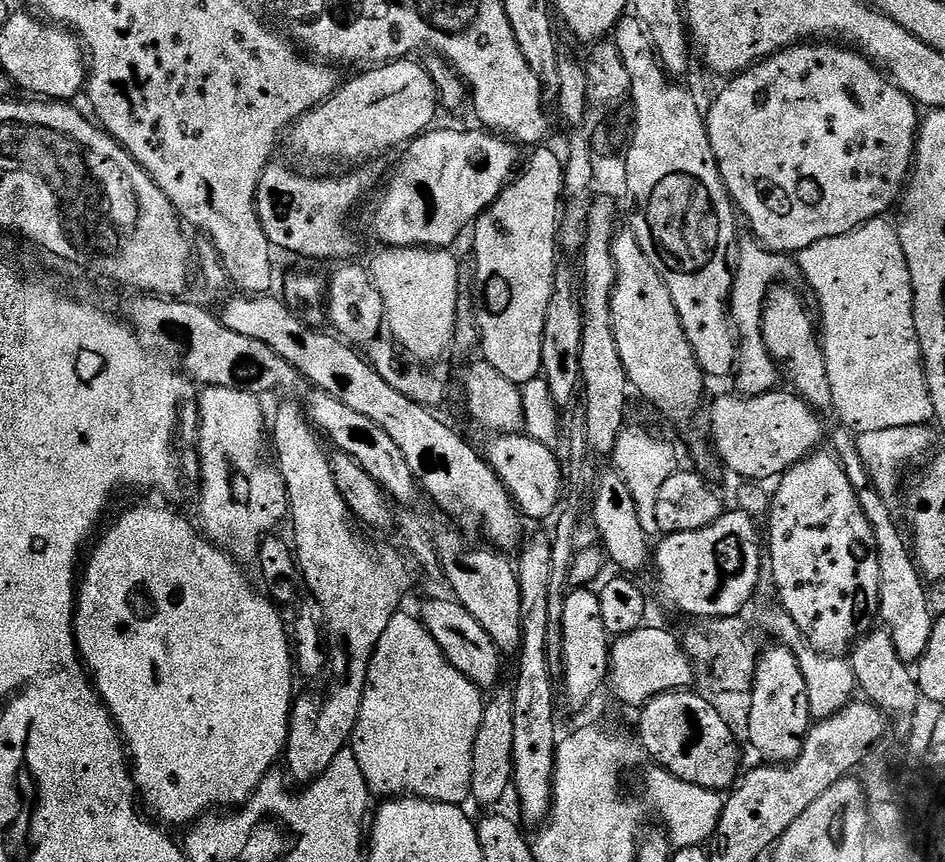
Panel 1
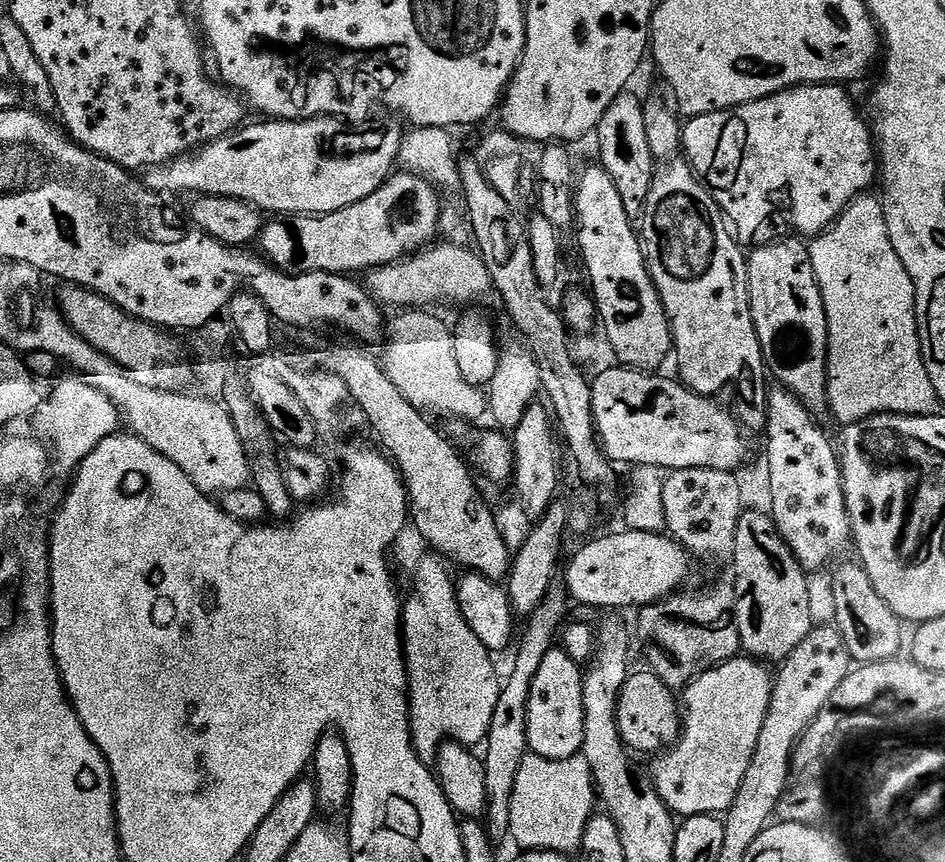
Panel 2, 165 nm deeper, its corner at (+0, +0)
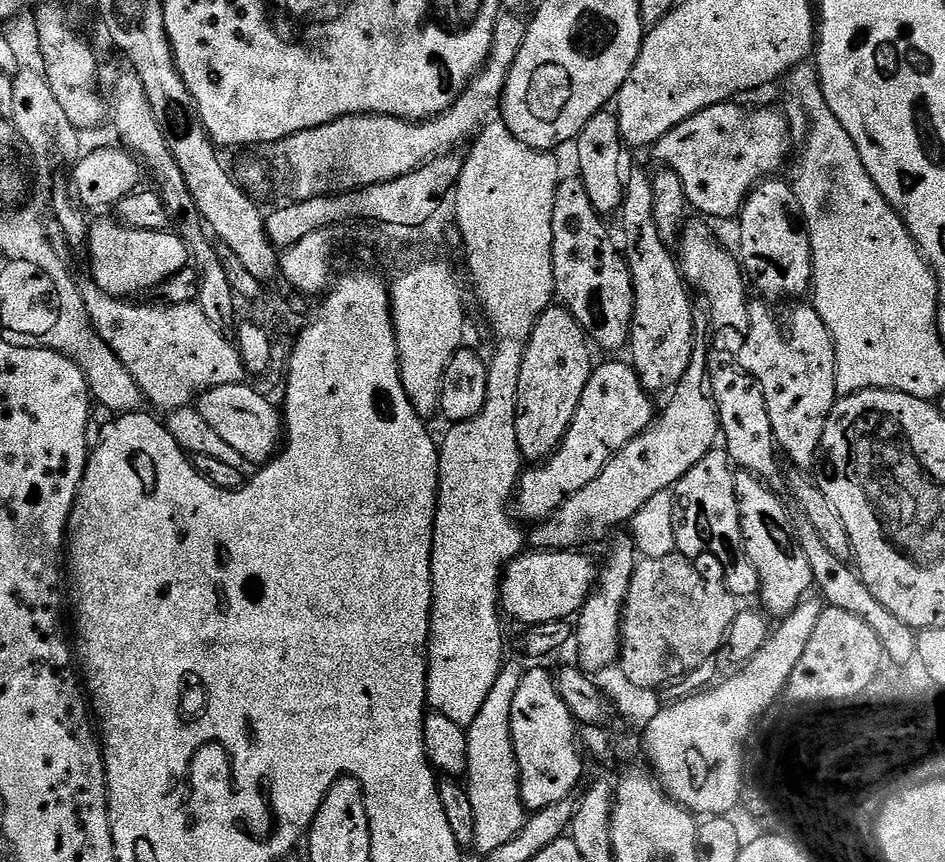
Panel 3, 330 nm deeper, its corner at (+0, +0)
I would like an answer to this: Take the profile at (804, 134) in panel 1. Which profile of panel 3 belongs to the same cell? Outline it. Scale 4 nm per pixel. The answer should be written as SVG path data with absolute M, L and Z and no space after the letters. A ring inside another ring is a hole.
M735 103L715 104L674 126L654 146L654 152L663 167L676 174L693 209L697 208L704 216L717 216L720 220L739 217L749 192L765 178L777 175L776 171L784 164L788 156L788 140L784 135L790 132L790 124L780 112L772 108L756 108L747 112L744 108L735 108Z

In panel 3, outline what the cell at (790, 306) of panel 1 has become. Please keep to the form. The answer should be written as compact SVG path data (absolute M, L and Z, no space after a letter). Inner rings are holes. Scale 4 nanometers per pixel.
M780 178L761 181L749 192L738 217L738 258L757 290L772 302L809 291L812 281L812 248L805 231L794 226L790 215L801 211L800 198Z

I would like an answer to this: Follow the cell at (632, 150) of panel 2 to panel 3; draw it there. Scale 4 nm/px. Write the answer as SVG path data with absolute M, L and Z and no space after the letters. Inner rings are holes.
M627 173L624 186L624 200L620 204L618 213L620 228L624 231L624 244L622 243L622 255L627 261L629 276L632 279L633 294L636 299L632 303L632 331L630 333L630 349L632 357L630 363L636 369L640 384L645 392L667 393L676 387L676 383L686 374L690 366L693 347L698 339L698 333L694 326L694 305L688 297L689 285L684 275L680 272L680 266L675 255L672 256L667 245L662 242L662 236L658 234L658 228L654 226L654 194L652 193L652 181L649 173Z

